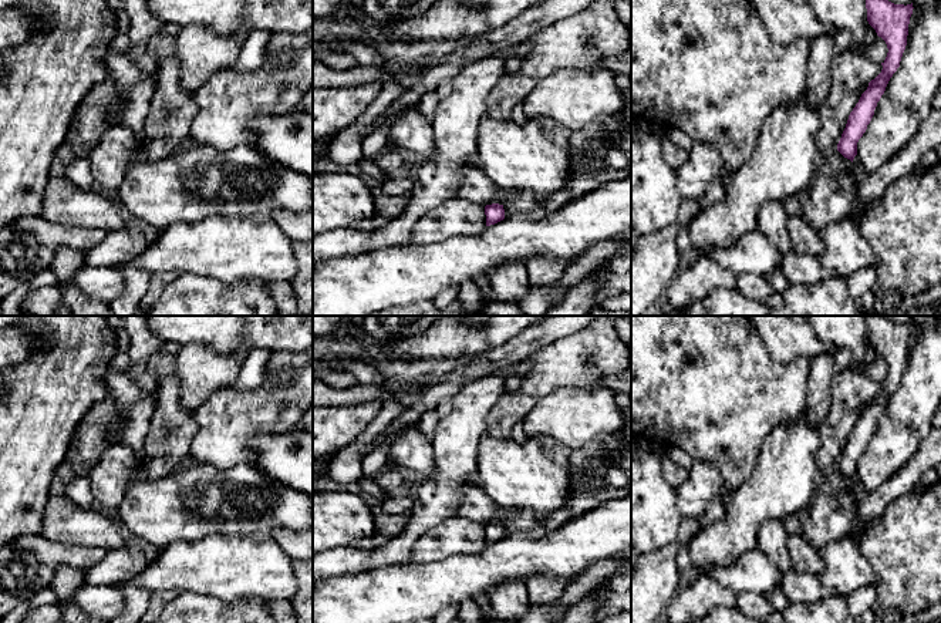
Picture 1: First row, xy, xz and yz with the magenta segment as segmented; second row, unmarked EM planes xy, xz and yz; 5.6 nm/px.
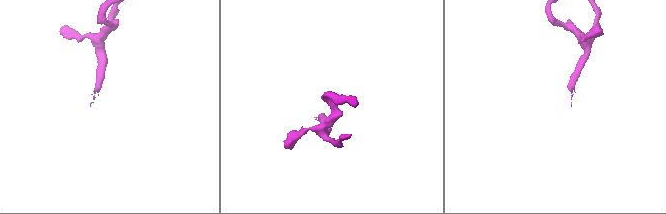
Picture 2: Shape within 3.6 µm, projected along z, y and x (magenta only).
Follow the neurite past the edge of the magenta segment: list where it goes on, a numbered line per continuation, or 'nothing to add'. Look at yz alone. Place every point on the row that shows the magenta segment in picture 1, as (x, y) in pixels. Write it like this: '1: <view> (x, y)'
1: yz (872, 187)

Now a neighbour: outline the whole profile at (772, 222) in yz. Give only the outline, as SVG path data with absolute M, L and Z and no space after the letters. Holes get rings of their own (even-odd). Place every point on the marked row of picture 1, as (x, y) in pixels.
M780 199L768 201L759 209L758 230L760 230L782 253L792 252L786 226L789 218Z

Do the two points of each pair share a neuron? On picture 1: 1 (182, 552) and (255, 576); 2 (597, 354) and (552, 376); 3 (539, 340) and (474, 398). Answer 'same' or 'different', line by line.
1: same
2: same
3: different

